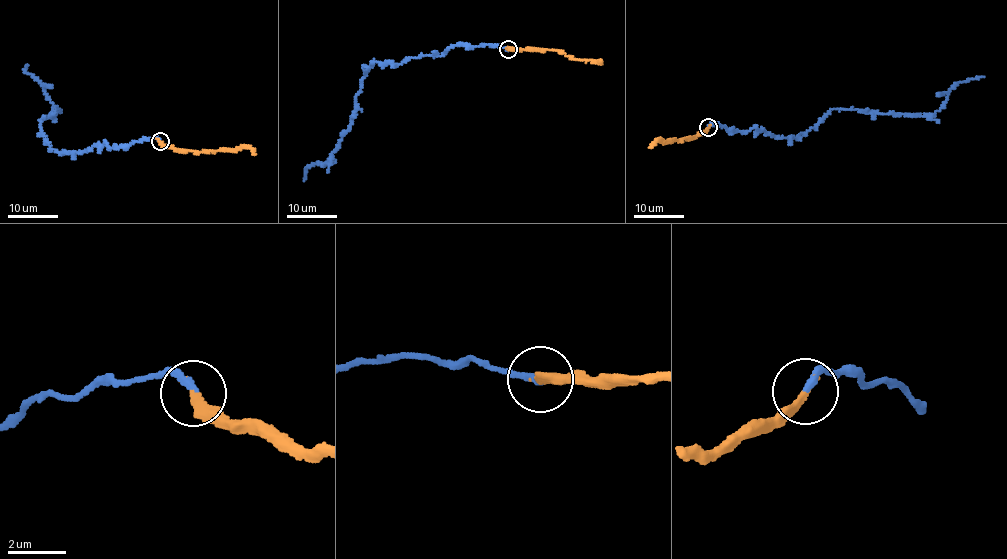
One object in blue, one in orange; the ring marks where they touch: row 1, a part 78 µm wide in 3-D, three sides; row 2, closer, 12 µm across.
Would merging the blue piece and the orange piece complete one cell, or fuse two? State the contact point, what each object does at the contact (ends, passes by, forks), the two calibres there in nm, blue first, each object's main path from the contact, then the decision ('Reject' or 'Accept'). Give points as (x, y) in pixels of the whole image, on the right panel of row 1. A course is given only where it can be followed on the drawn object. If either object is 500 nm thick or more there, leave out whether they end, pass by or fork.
Place: (708, 127). At the ring blue ends. At the ring orange ends. Thickness 240 nm (blue) against 320 nm. Course of blue: (708, 127), (715, 123), (740, 132), (753, 127), (797, 138), (832, 109), (929, 116), (952, 88), (984, 76). Course of orange: (708, 127), (692, 138), (661, 142), (660, 139), (649, 146). Reject

